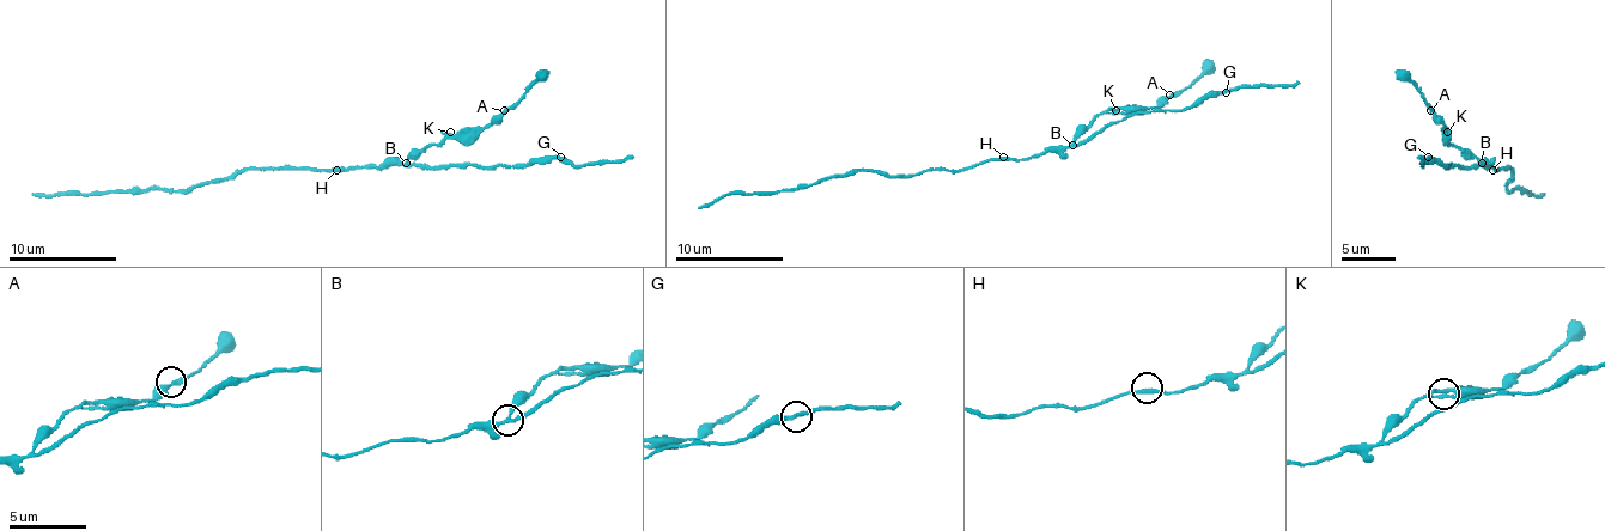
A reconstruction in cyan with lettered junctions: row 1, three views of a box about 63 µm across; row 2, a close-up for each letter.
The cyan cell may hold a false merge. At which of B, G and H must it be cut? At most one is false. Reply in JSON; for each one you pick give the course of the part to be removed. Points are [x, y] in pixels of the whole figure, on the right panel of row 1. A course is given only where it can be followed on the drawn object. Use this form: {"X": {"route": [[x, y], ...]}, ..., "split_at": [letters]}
{"B": {"route": [[1482, 162], [1469, 159], [1445, 138], [1445, 124], [1426, 97], [1396, 71]]}, "split_at": ["B"]}

